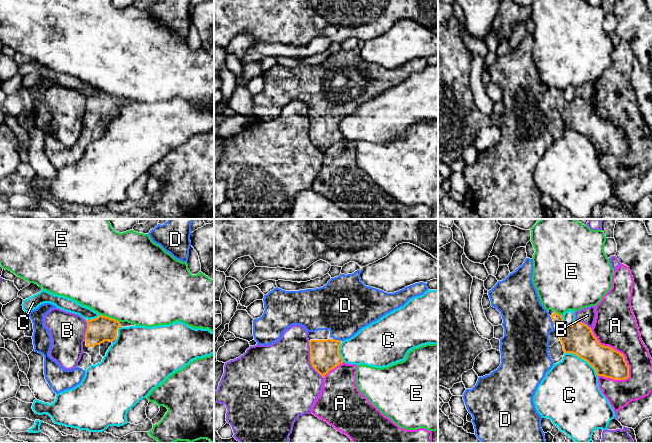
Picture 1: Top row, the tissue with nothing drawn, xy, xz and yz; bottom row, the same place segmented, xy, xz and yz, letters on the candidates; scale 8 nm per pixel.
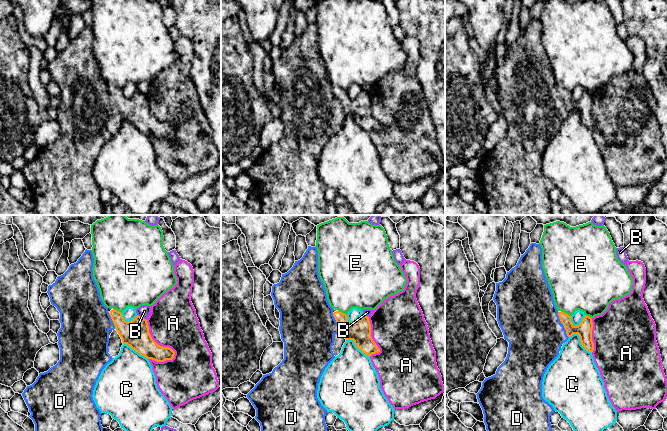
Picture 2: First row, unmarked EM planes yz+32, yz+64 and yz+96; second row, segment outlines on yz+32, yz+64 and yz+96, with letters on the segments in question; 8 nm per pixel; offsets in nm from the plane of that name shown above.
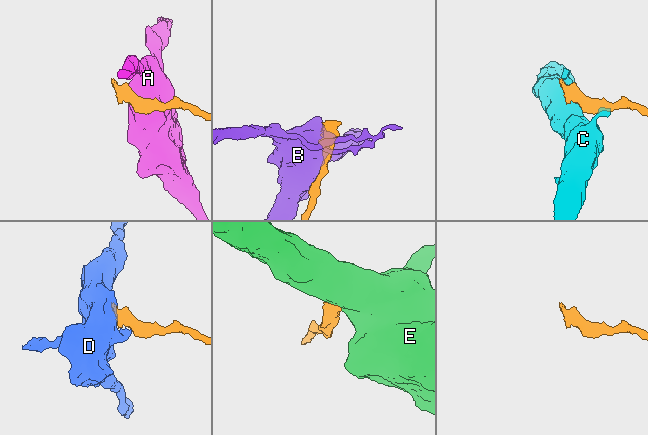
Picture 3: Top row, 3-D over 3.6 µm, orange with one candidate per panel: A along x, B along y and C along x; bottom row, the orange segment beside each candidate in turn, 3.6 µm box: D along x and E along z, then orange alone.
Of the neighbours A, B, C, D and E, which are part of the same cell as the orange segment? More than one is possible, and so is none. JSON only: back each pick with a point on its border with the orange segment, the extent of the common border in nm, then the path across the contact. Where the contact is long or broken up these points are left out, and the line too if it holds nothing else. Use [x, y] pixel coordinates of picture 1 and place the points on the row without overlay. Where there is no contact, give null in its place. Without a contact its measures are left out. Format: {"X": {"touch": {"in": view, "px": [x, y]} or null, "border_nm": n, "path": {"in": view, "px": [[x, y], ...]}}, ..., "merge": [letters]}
{"D": {"touch": {"in": "xz", "px": [337, 116]}, "border_nm": 70, "path": {"in": "xz", "px": [[324, 130], [337, 116], [343, 100], [344, 86]]}}, "merge": ["D"]}

